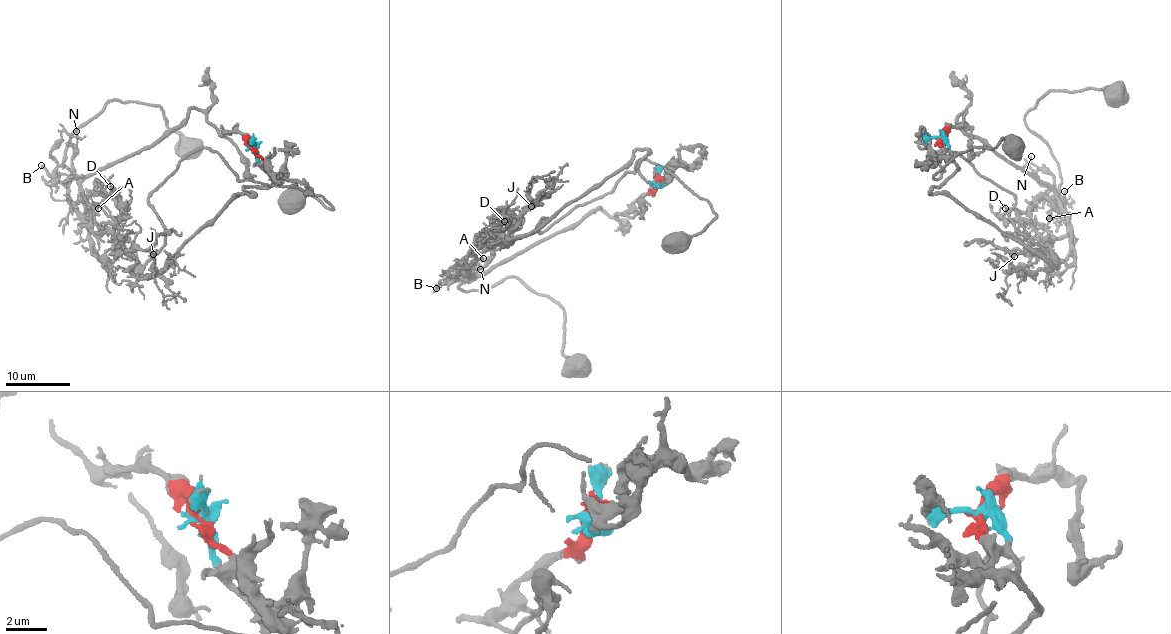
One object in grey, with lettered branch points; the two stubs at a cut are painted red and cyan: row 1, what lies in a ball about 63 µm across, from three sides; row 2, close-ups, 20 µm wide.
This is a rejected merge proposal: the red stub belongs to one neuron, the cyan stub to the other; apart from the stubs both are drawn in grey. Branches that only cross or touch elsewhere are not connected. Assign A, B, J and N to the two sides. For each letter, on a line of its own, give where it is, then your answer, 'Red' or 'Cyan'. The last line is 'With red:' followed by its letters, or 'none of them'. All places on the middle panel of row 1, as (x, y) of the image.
A: Place: (483, 258). Red
B: Place: (436, 288). Red
J: Place: (531, 206). Cyan
N: Place: (480, 269). Red
With red: A, B, N

